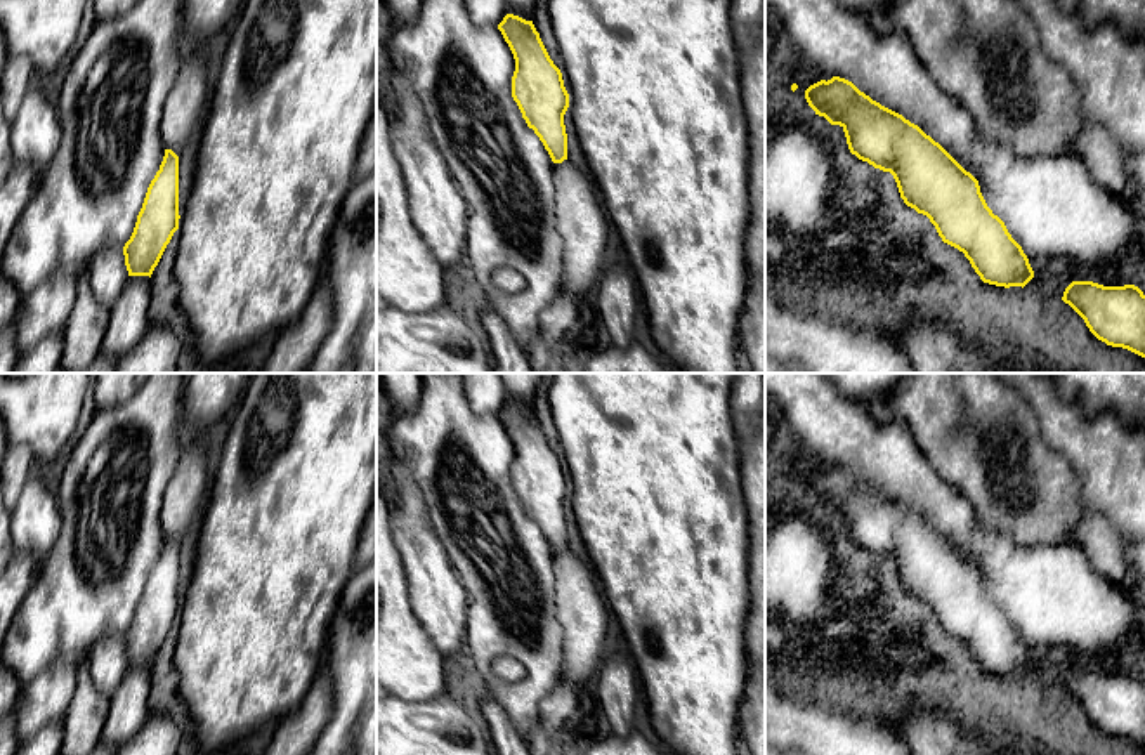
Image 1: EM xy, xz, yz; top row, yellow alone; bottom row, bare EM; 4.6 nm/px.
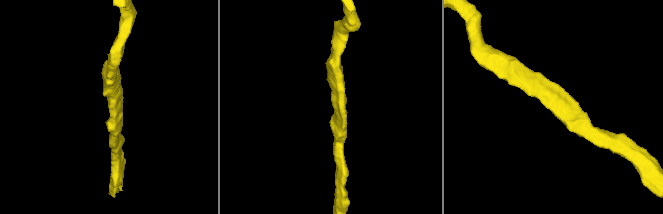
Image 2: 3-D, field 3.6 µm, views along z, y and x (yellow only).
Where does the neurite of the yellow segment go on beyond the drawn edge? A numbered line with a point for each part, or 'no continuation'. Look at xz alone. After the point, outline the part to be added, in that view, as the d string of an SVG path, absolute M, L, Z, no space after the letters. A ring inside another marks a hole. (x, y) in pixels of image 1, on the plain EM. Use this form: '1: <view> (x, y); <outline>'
no continuation

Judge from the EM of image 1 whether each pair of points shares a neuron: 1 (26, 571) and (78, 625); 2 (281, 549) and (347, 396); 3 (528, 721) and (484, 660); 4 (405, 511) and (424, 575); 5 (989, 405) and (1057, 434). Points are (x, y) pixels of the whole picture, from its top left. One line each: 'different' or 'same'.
1: different
2: same
3: same
4: same
5: different

